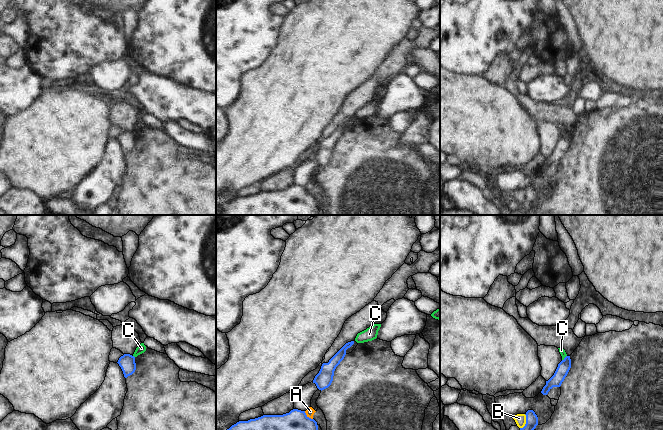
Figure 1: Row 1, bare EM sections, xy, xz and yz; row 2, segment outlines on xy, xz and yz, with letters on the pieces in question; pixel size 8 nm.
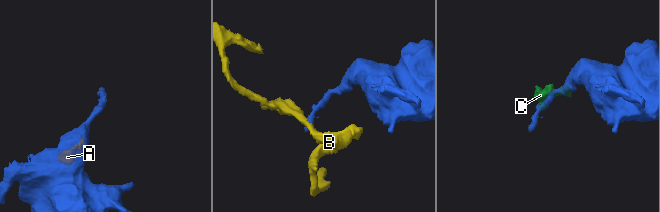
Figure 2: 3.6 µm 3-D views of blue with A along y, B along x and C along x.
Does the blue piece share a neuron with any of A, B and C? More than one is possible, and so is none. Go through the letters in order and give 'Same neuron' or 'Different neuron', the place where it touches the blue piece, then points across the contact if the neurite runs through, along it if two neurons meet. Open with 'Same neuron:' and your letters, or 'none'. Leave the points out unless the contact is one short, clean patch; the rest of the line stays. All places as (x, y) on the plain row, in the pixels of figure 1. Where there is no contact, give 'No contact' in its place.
Same neuron: none
A: Different neuron. Touches blue at xz (308, 193)
B: Different neuron. Touches blue at yz (526, 198). Boundary: yz (525, 190), (525, 200), (520, 204)
C: Different neuron. Touches blue at yz (564, 134). Boundary: yz (566, 131), (562, 136).

